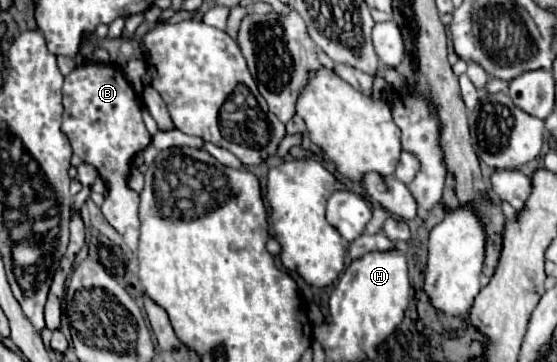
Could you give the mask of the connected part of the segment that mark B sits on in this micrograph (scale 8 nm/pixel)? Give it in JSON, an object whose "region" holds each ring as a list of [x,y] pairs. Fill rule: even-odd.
{"region":[[[86,63],[78,65],[64,77],[62,95],[62,131],[68,137],[74,155],[78,155],[84,163],[94,165],[108,185],[108,195],[102,203],[102,213],[106,221],[118,233],[124,233],[126,227],[140,227],[140,195],[128,187],[128,173],[132,157],[138,151],[146,149],[152,137],[144,127],[136,93],[132,91],[124,73],[112,63]]]}

